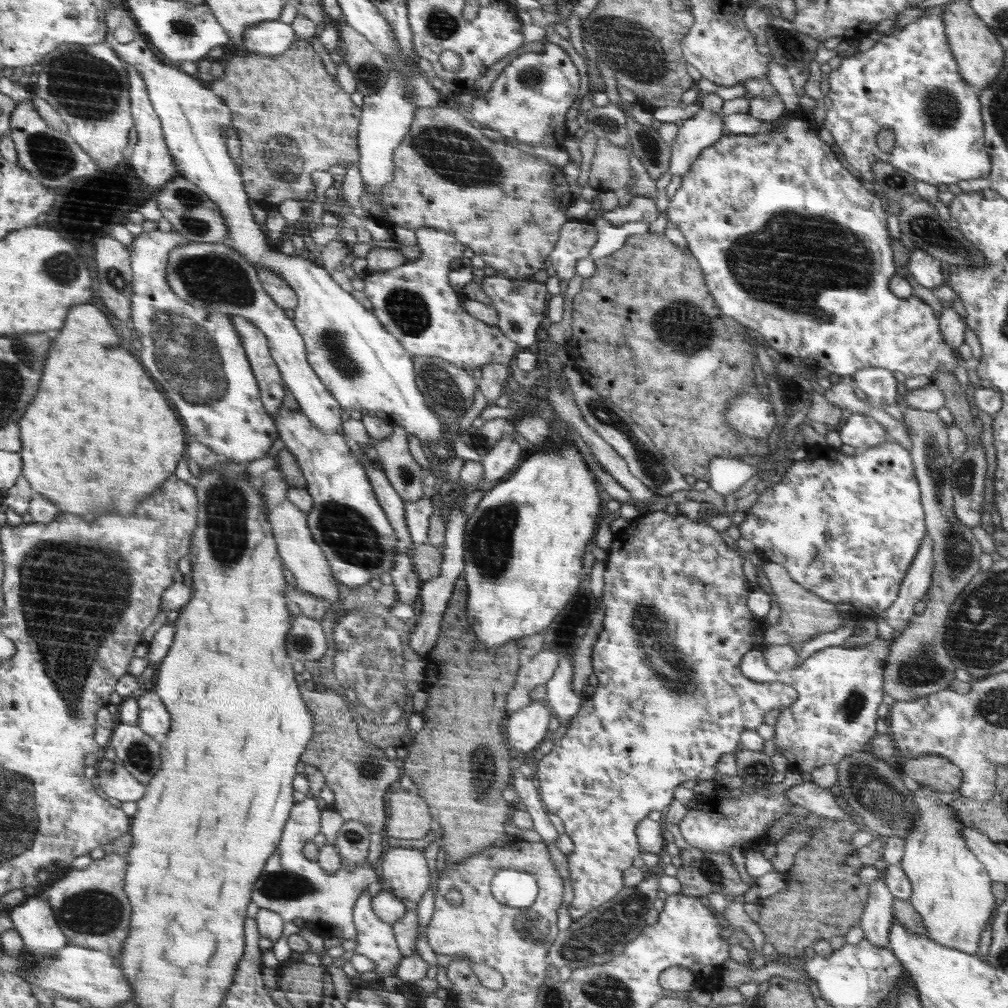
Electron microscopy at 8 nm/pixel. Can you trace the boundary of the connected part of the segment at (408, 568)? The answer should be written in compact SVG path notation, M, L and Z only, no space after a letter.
M401 549L395 554L395 566L389 572L393 578L395 592L400 602L415 606L421 587L409 552Z

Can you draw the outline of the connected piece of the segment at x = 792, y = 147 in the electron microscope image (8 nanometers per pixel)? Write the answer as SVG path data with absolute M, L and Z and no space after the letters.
M799 107L799 109L796 110L786 111L780 119L774 119L772 123L776 123L777 126L775 126L775 130L769 132L768 135L724 134L723 138L720 138L718 142L704 150L699 158L690 165L690 170L682 176L680 188L678 188L674 196L669 198L668 210L666 211L667 218L670 222L673 222L678 226L684 238L686 238L689 251L692 253L692 256L695 256L696 260L699 261L700 268L702 269L702 272L704 272L704 276L706 276L706 286L708 286L709 293L716 301L718 308L720 308L726 316L732 317L734 320L739 321L740 324L744 324L744 326L750 326L752 330L756 330L756 333L760 334L760 338L764 340L770 348L776 350L777 353L784 353L789 357L798 357L801 360L803 359L805 363L813 368L826 368L840 377L852 376L863 368L878 367L887 368L893 373L897 373L901 379L914 376L928 376L934 383L935 374L937 374L939 368L941 368L941 370L949 370L949 372L954 372L954 370L958 368L955 350L948 343L945 343L943 333L940 330L939 319L934 317L932 307L930 307L926 301L919 299L917 296L903 299L902 297L896 296L895 293L891 291L890 282L897 274L898 267L895 264L894 252L892 252L891 249L893 237L892 228L888 228L888 213L887 208L884 208L884 198L881 198L881 195L875 192L875 188L873 188L870 183L865 182L856 170L848 166L835 144L828 144L828 140L820 140L820 132L816 131L818 125L811 122L811 116L812 112L805 111L802 107Z

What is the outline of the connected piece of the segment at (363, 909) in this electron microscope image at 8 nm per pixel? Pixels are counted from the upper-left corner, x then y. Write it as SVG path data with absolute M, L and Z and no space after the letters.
M368 889L360 894L354 909L355 929L358 932L358 943L353 952L364 954L376 964L376 972L382 978L395 976L392 971L402 960L402 952L398 941L395 939L395 932L391 924L379 919L372 909L371 896Z

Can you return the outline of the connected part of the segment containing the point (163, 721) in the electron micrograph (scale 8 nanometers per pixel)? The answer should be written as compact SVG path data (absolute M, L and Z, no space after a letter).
M149 691L141 696L139 703L142 712L138 724L150 736L168 734L172 726L172 716L164 704L164 699L156 691Z

